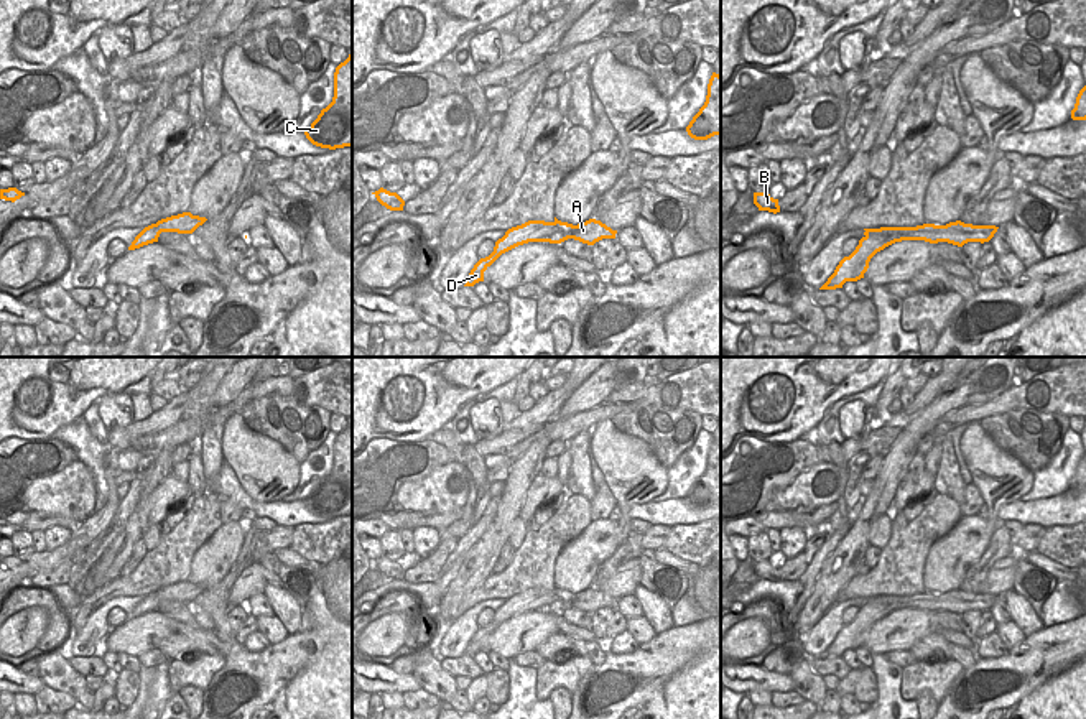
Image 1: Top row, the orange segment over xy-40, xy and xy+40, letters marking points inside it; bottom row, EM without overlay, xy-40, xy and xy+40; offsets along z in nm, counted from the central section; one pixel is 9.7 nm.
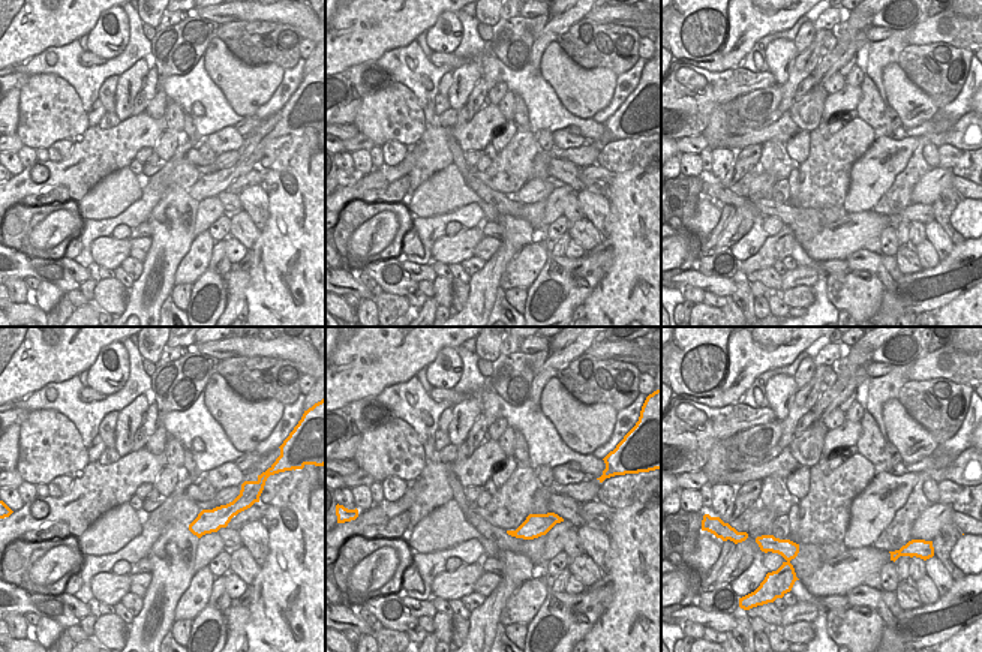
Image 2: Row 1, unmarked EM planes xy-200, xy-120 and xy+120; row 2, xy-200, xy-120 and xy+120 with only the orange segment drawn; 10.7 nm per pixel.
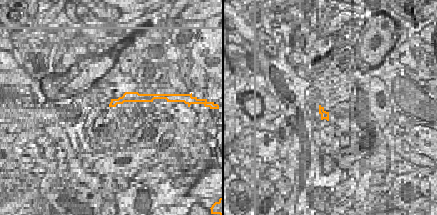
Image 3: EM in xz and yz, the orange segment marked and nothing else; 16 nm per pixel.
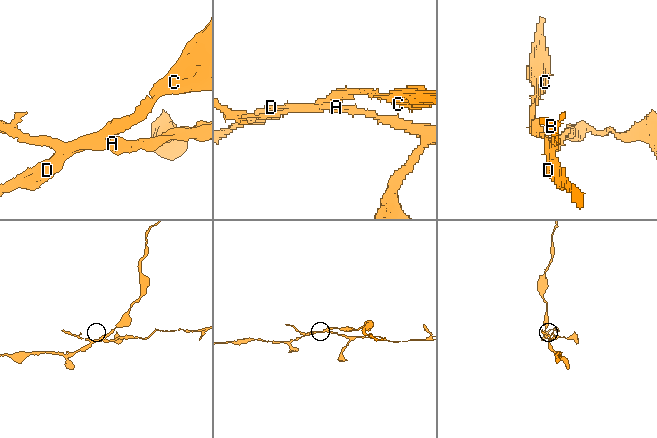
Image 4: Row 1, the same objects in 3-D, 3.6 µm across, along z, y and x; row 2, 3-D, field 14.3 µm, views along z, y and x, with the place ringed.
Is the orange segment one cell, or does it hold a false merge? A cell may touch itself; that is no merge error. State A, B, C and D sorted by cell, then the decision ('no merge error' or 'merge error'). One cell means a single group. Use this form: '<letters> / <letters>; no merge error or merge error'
A B / C D; merge error

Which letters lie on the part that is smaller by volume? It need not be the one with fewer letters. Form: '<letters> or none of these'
A, B

